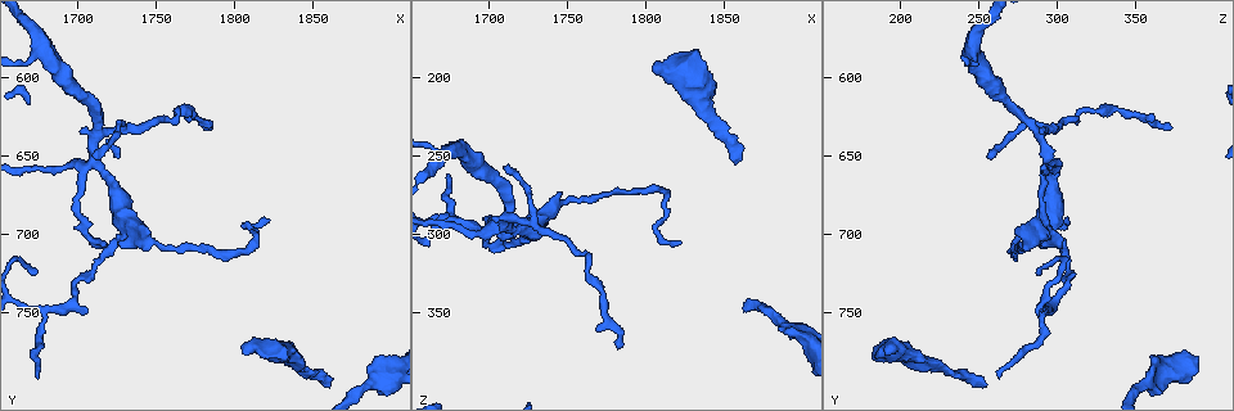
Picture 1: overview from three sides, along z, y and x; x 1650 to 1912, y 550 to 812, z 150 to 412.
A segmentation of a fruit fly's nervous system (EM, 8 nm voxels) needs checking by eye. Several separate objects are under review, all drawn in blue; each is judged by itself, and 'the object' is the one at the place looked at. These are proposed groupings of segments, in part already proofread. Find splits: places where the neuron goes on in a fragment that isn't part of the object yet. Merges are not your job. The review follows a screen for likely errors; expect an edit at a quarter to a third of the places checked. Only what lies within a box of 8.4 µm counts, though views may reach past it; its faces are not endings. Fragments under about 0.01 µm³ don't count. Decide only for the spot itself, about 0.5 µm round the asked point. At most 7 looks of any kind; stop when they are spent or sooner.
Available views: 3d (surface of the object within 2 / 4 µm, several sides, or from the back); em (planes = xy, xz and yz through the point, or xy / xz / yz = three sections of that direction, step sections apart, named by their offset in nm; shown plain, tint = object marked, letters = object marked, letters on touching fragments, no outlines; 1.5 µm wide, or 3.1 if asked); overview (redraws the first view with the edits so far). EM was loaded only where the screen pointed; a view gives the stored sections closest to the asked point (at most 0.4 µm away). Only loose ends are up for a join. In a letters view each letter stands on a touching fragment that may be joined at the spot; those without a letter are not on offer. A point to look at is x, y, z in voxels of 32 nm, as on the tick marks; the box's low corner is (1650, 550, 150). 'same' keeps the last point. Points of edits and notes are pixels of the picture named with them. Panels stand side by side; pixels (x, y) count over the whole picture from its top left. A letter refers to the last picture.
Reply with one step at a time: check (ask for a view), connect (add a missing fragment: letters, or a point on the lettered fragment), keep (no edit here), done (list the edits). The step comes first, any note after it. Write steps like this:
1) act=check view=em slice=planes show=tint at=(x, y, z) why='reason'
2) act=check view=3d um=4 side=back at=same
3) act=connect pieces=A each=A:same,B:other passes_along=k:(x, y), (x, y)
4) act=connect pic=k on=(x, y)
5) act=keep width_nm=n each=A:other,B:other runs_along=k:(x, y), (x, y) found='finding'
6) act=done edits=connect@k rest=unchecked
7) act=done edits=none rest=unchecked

act=check view=em slice=planes show=tint at=(1806, 776, 192) why='branch stops here'

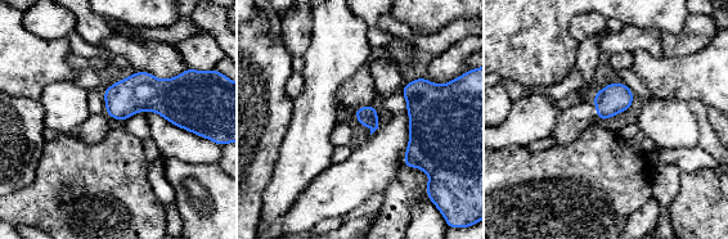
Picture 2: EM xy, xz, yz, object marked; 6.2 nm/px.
act=check view=em slice=planes show=letters at=same why='see the neighbours'

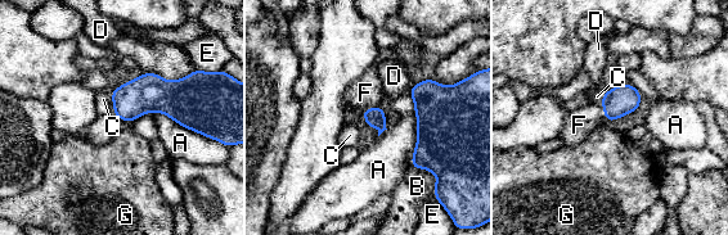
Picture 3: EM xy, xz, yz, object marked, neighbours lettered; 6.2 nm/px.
act=connect pic=3 on=(367, 91) each=A:other,B:other,C:other,D:other,E:other,F:same,G:other passes_along=3:(374, 117), (372, 108), (367, 91) found='it goes on there'

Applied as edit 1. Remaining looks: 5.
act=check view=overview

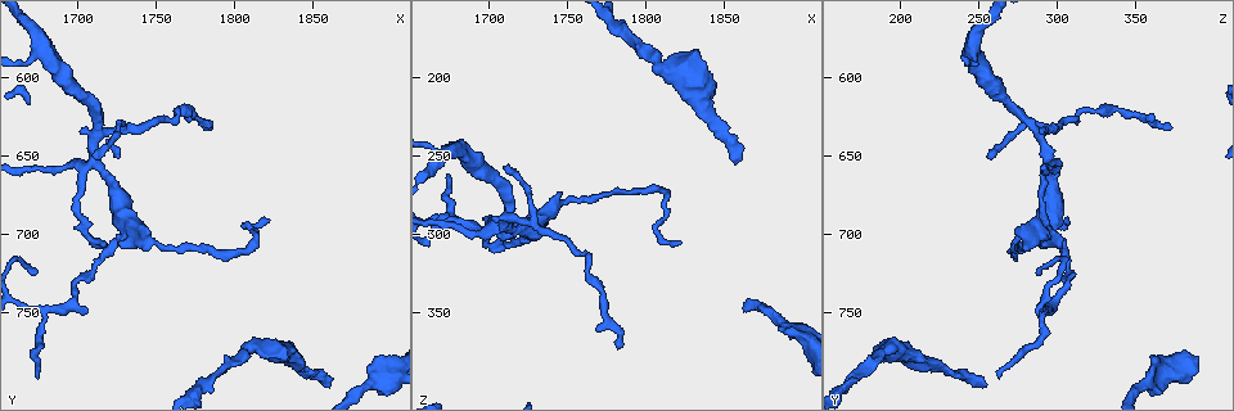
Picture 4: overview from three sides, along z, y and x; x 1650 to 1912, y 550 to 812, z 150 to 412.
act=check view=3d um=4 at=(1886, 784, 360) why='branch stops here'

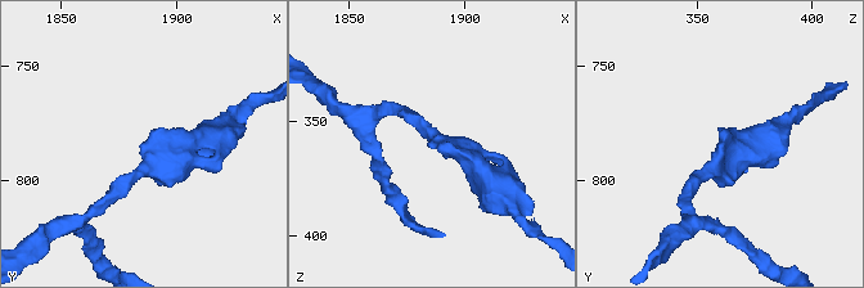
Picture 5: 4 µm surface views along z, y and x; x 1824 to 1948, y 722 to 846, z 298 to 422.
act=check view=em slice=planes show=letters at=(1886, 783, 361) why='shape alone is not enough'

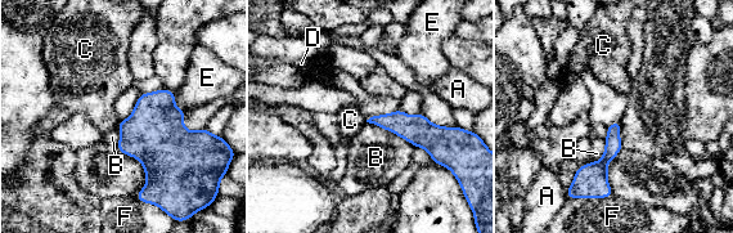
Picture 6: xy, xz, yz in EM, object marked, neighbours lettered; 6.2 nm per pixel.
act=keep each=A:other,B:other,C:other,D:other,E:other,F:other border=6:(367, 121), (391, 130), (413, 146) found='none of them fits'

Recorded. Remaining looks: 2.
act=done edits=connect@3 rest=unchecked

